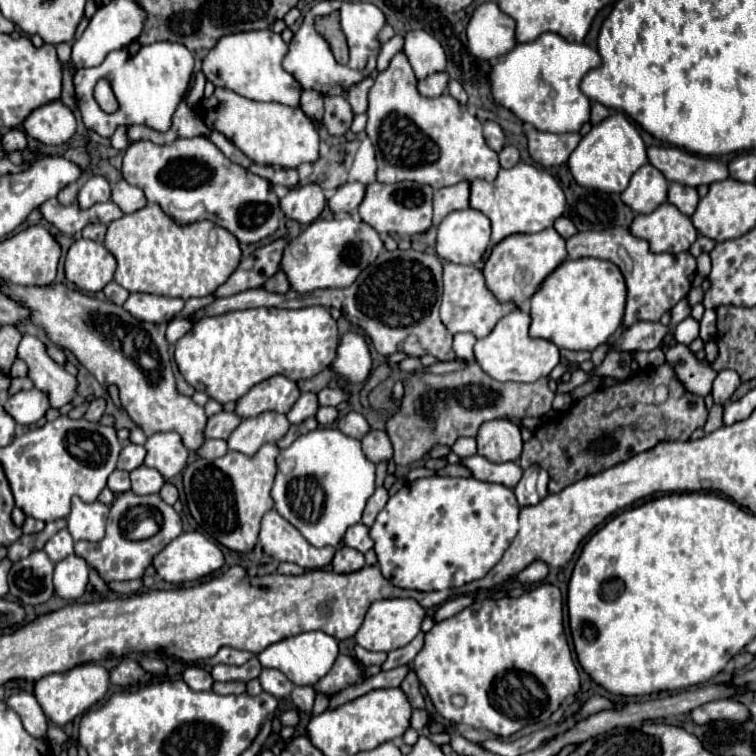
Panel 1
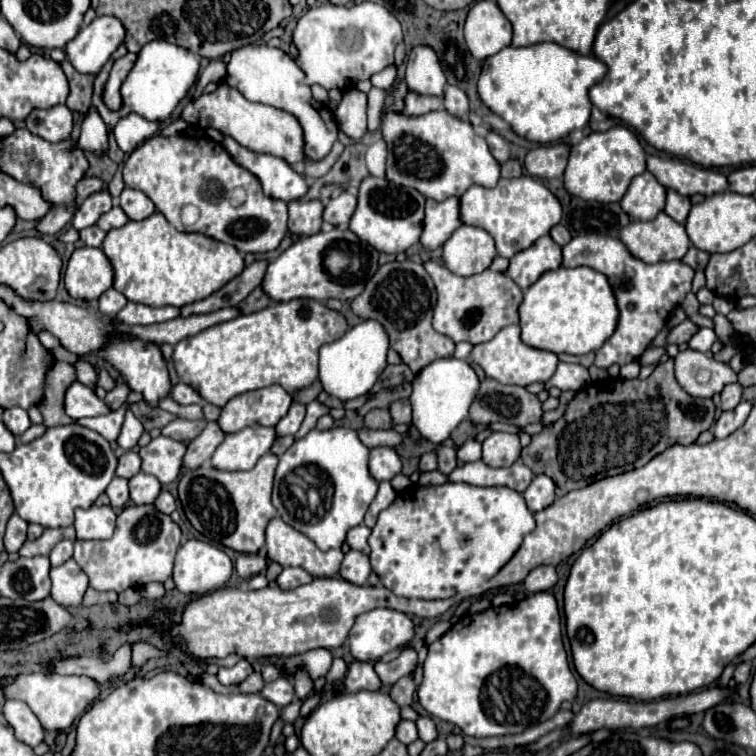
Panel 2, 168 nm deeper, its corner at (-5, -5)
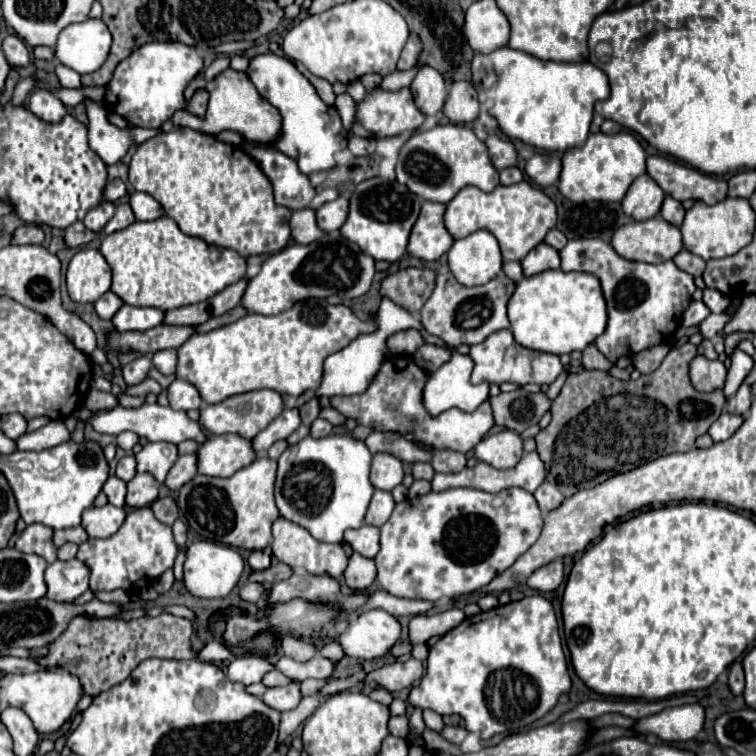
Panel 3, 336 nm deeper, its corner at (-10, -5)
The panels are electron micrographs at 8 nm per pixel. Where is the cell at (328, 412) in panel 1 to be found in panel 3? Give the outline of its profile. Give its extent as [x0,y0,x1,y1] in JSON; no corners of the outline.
[310,418,334,438]

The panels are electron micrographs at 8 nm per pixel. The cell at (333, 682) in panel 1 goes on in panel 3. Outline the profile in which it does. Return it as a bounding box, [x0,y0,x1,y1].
[320,642,344,664]

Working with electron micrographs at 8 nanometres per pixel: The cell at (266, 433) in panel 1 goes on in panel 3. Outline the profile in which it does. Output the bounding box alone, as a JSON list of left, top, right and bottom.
[198,434,256,478]

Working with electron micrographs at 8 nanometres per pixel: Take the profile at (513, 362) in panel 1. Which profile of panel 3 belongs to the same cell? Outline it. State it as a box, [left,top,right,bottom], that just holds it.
[470,330,564,384]

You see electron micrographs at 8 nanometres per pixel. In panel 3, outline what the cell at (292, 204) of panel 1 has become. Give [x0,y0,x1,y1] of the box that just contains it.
[290,208,324,244]

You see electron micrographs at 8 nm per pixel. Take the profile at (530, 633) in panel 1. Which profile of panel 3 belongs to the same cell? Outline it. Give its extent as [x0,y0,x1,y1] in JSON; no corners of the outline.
[408,594,572,738]

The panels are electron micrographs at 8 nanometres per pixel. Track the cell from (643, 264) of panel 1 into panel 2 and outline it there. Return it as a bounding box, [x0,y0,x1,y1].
[561,234,693,368]

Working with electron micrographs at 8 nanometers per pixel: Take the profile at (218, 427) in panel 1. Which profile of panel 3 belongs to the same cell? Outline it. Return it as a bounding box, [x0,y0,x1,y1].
[166,454,198,490]

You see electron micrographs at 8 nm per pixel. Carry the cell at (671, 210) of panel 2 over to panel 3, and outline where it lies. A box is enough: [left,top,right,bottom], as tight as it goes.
[660,196,686,226]

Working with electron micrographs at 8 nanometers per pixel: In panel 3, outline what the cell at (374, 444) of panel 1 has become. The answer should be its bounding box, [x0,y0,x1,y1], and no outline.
[370,452,404,490]

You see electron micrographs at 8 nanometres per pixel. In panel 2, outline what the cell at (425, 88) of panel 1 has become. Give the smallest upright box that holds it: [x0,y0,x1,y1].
[403,92,441,116]

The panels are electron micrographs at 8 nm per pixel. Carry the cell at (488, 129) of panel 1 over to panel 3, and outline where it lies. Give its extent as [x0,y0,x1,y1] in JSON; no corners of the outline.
[486,136,516,170]

